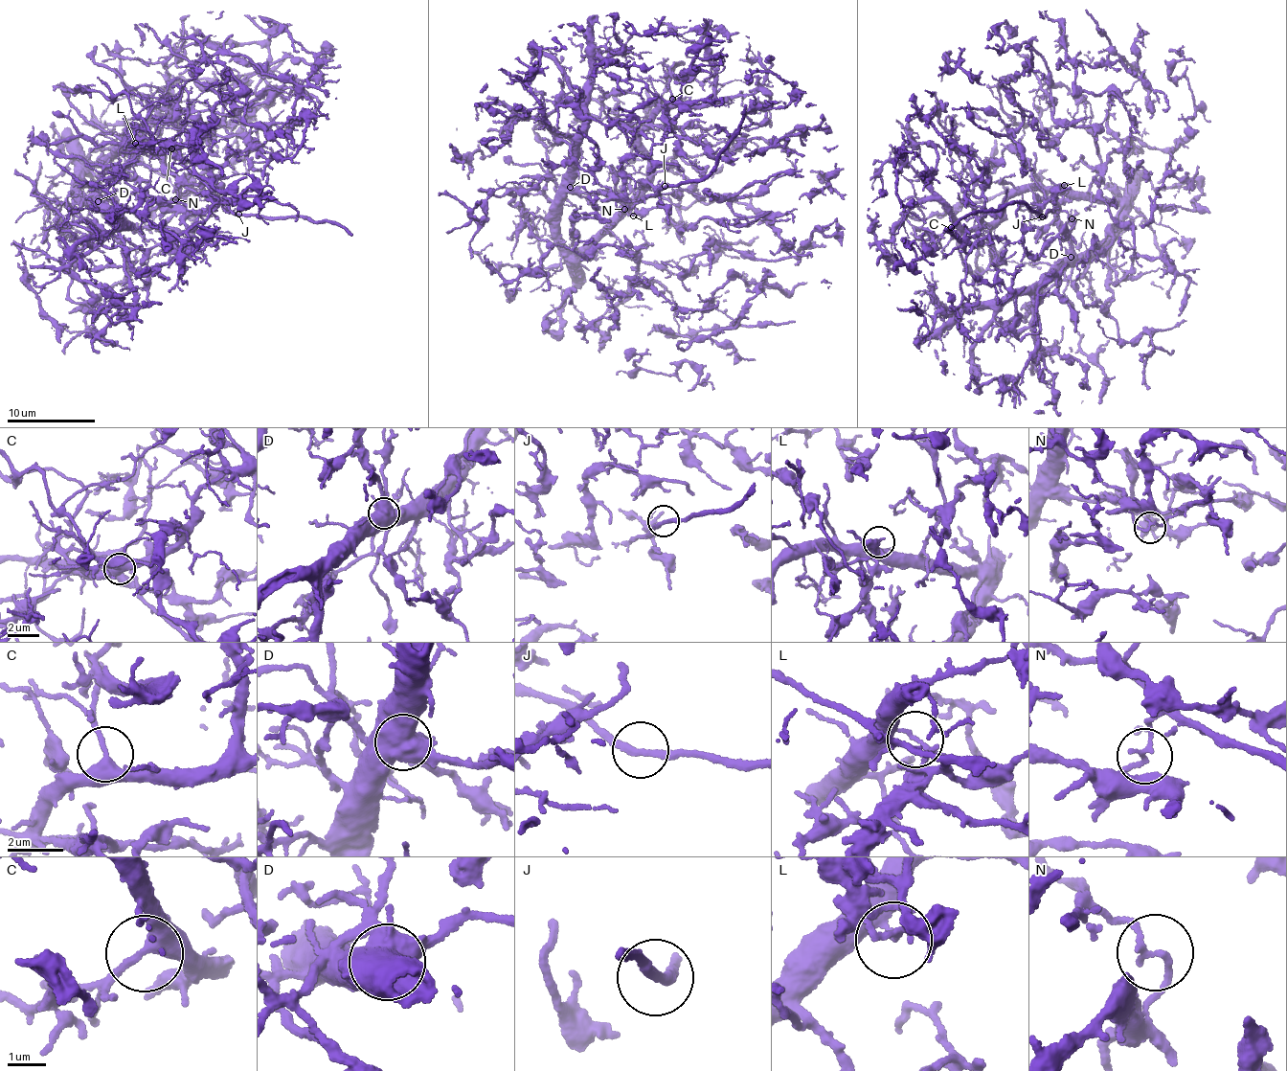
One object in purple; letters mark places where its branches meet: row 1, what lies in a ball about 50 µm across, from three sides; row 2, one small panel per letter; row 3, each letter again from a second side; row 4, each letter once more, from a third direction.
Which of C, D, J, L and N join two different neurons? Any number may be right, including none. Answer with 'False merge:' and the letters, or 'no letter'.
False merge: D, L, N

